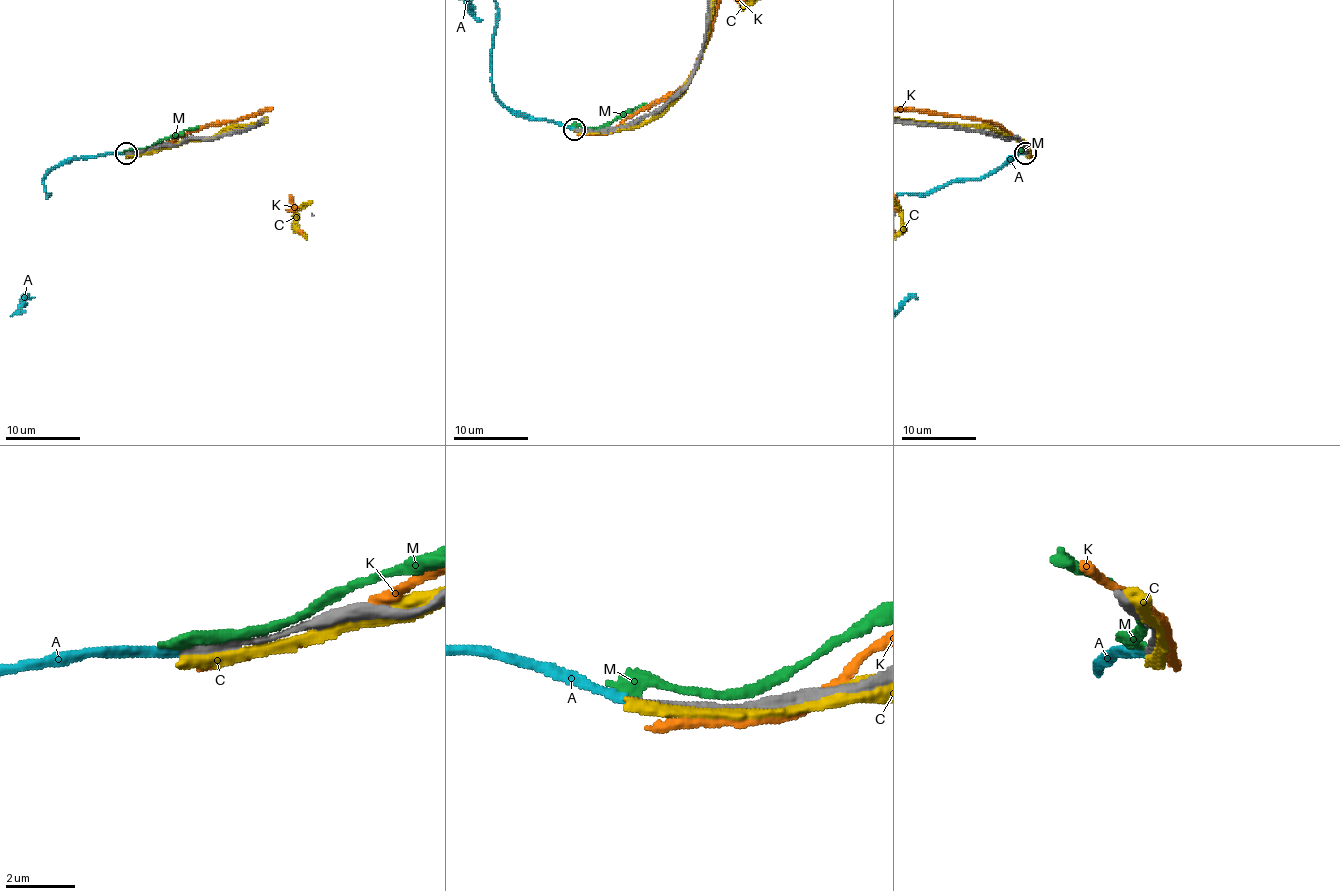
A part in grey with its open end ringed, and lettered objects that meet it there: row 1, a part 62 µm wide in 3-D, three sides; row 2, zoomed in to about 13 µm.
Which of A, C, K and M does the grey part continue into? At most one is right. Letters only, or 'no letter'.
A

